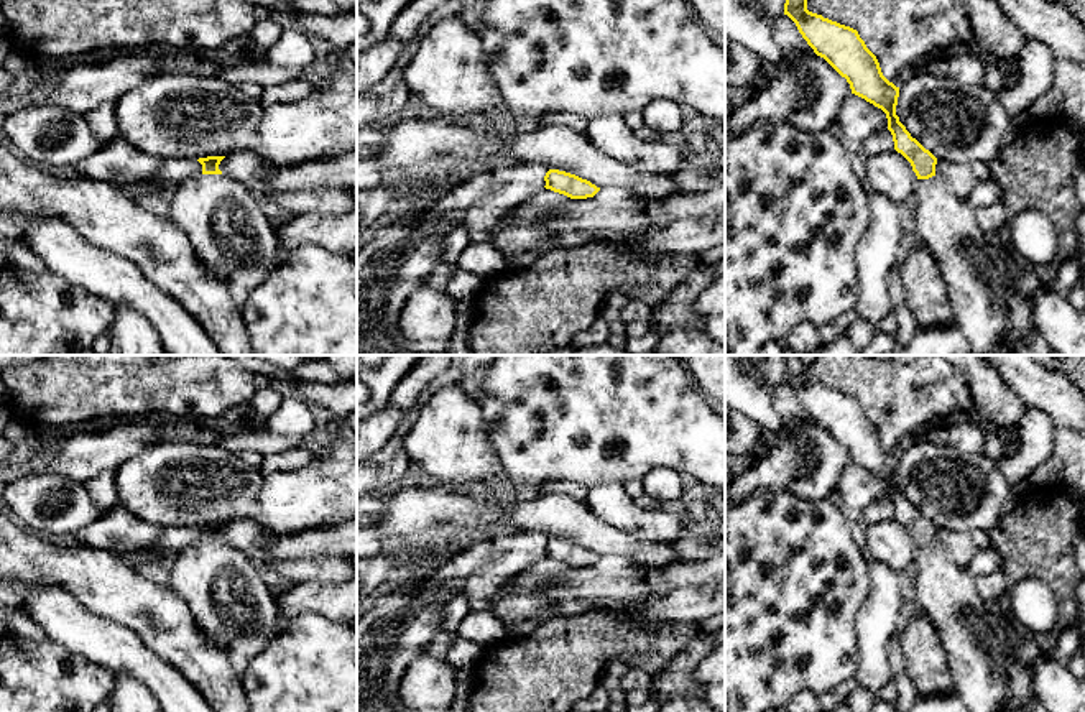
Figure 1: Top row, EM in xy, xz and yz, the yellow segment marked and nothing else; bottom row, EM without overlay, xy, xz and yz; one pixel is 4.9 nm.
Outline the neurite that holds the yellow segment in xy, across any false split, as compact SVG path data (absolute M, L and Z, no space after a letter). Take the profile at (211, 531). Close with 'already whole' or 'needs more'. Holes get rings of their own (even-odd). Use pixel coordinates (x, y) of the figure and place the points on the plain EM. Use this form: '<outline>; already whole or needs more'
M224 526L197 528L202 543L178 554L169 587L187 603L199 628L227 648L238 636L273 631L279 610L273 579L219 538Z; needs more

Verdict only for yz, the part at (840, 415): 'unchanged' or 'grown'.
grown

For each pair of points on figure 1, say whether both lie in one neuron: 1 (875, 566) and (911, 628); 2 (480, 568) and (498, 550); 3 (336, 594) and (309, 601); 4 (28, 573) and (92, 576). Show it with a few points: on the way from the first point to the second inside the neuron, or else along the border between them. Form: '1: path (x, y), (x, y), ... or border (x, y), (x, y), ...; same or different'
1: border (909, 609), (898, 630); different
2: path (485, 563), (494, 554); same
3: path (329, 597), (316, 597); same
4: path (45, 573), (76, 573); same

